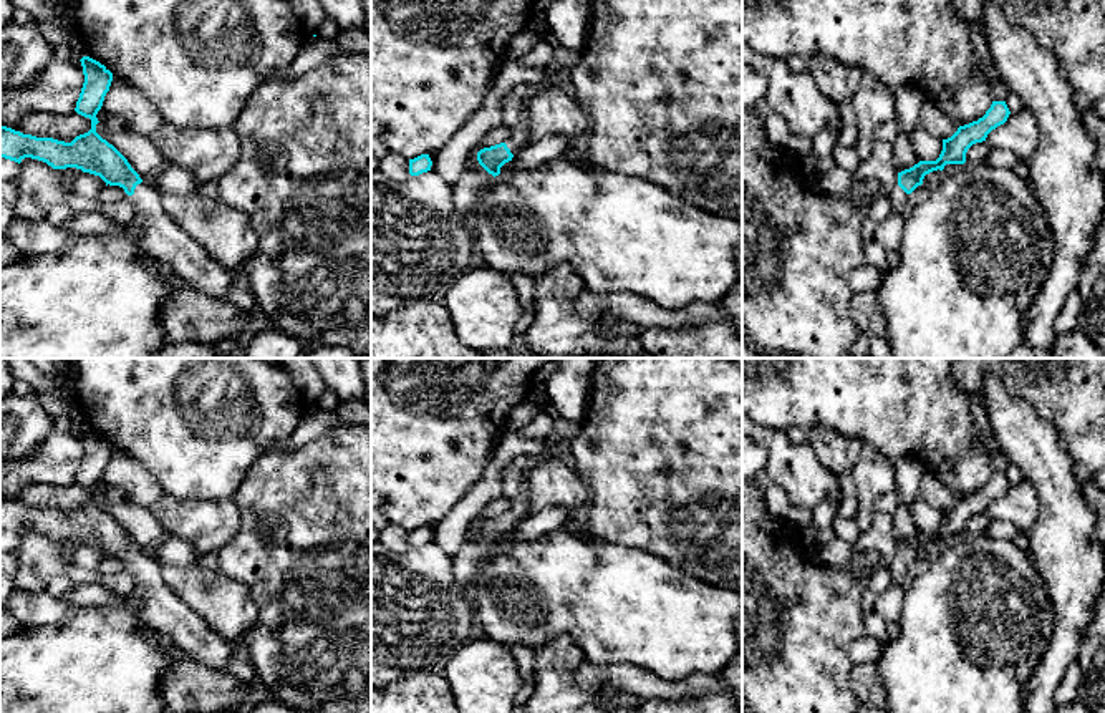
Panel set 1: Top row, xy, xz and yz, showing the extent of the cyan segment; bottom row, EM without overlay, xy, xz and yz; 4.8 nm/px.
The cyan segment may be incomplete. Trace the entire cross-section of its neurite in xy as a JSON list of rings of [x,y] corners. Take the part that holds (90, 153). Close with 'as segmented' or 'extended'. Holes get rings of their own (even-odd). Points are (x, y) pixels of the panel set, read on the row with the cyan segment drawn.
[[[83,56],[81,60],[84,83],[76,101],[75,111],[91,119],[91,129],[76,136],[71,143],[58,141],[53,138],[36,138],[23,134],[12,128],[0,124],[0,158],[22,162],[25,158],[38,159],[53,169],[76,167],[83,172],[99,176],[106,186],[119,186],[134,201],[134,217],[129,224],[118,224],[99,212],[76,212],[61,229],[75,235],[101,235],[128,232],[138,239],[138,244],[151,257],[166,264],[177,277],[186,280],[197,290],[227,300],[230,289],[242,279],[219,265],[207,250],[191,237],[164,209],[162,196],[152,187],[149,181],[142,181],[131,167],[128,159],[106,139],[96,133],[99,123],[96,114],[103,106],[104,96],[109,91],[113,73],[99,61]]]; extended

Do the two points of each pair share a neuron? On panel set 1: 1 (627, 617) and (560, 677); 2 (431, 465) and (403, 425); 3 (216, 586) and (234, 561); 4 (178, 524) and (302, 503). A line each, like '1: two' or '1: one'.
1: two
2: one
3: two
4: two

